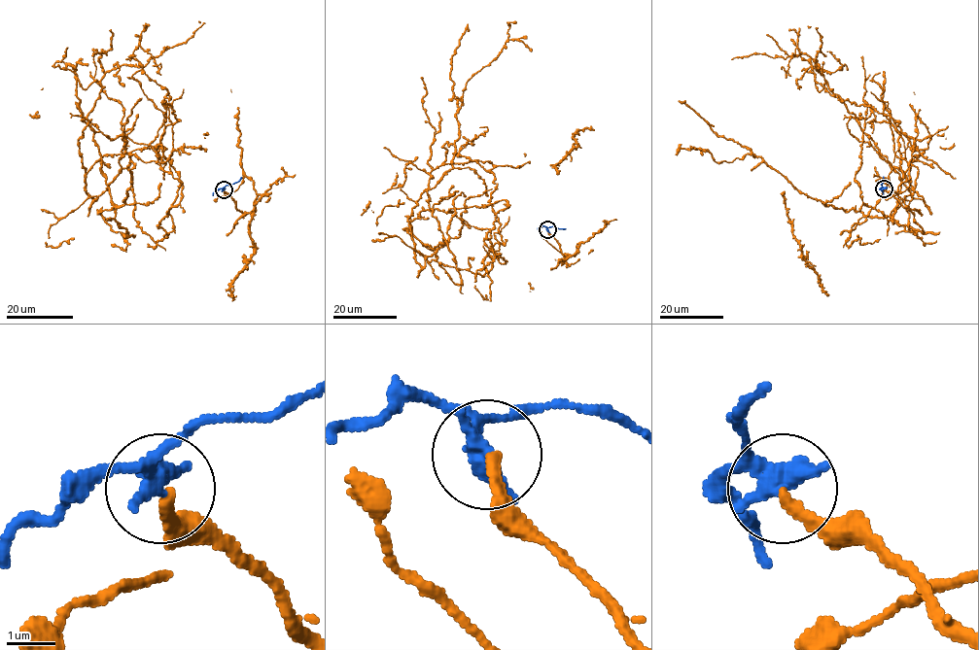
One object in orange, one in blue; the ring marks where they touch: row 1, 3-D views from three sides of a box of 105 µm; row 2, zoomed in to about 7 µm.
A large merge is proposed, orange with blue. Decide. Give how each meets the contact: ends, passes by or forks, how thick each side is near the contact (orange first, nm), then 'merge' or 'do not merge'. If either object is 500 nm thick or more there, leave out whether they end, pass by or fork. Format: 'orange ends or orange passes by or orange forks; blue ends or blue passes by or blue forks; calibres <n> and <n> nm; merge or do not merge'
orange ends; blue forks; calibres 240 and 320 nm; do not merge

